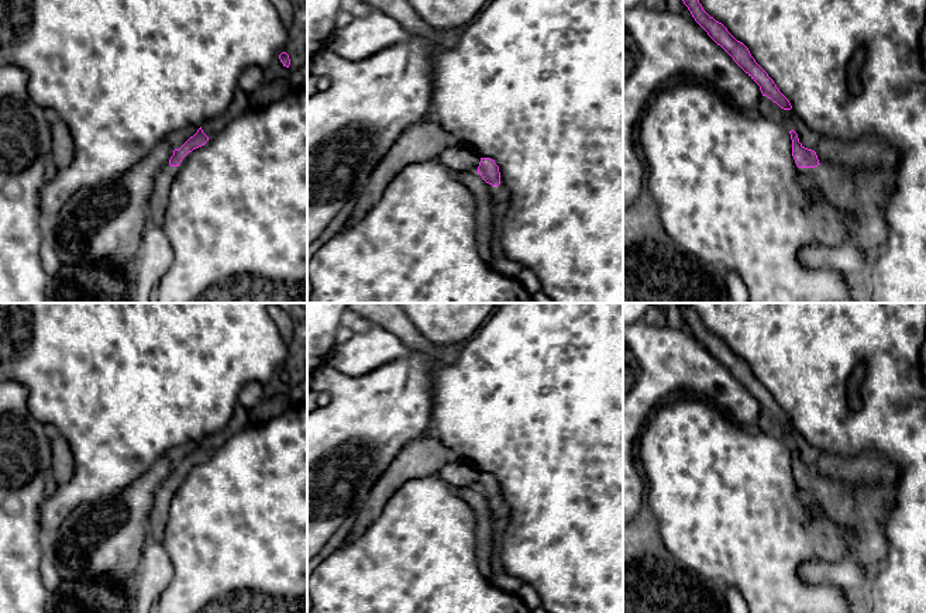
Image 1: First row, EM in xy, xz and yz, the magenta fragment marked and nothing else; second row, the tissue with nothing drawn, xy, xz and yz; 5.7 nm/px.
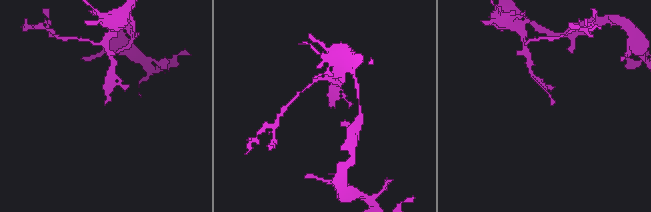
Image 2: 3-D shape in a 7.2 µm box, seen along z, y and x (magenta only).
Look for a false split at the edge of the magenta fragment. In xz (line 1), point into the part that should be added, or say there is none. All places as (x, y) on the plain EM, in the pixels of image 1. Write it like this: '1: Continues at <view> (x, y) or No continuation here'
1: No continuation here

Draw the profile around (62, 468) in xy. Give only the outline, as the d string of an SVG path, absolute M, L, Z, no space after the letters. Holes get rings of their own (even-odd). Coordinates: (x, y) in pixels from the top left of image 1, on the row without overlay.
M52 427L49 428L49 438L52 447L52 478L58 485L65 485L73 476L73 454L66 438Z

